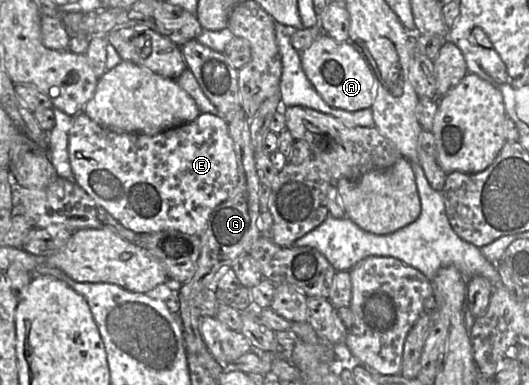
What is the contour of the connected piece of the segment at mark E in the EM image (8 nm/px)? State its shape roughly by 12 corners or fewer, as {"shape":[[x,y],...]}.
{"shape":[[74,116],[76,183],[125,228],[201,236],[238,185],[224,118]]}

